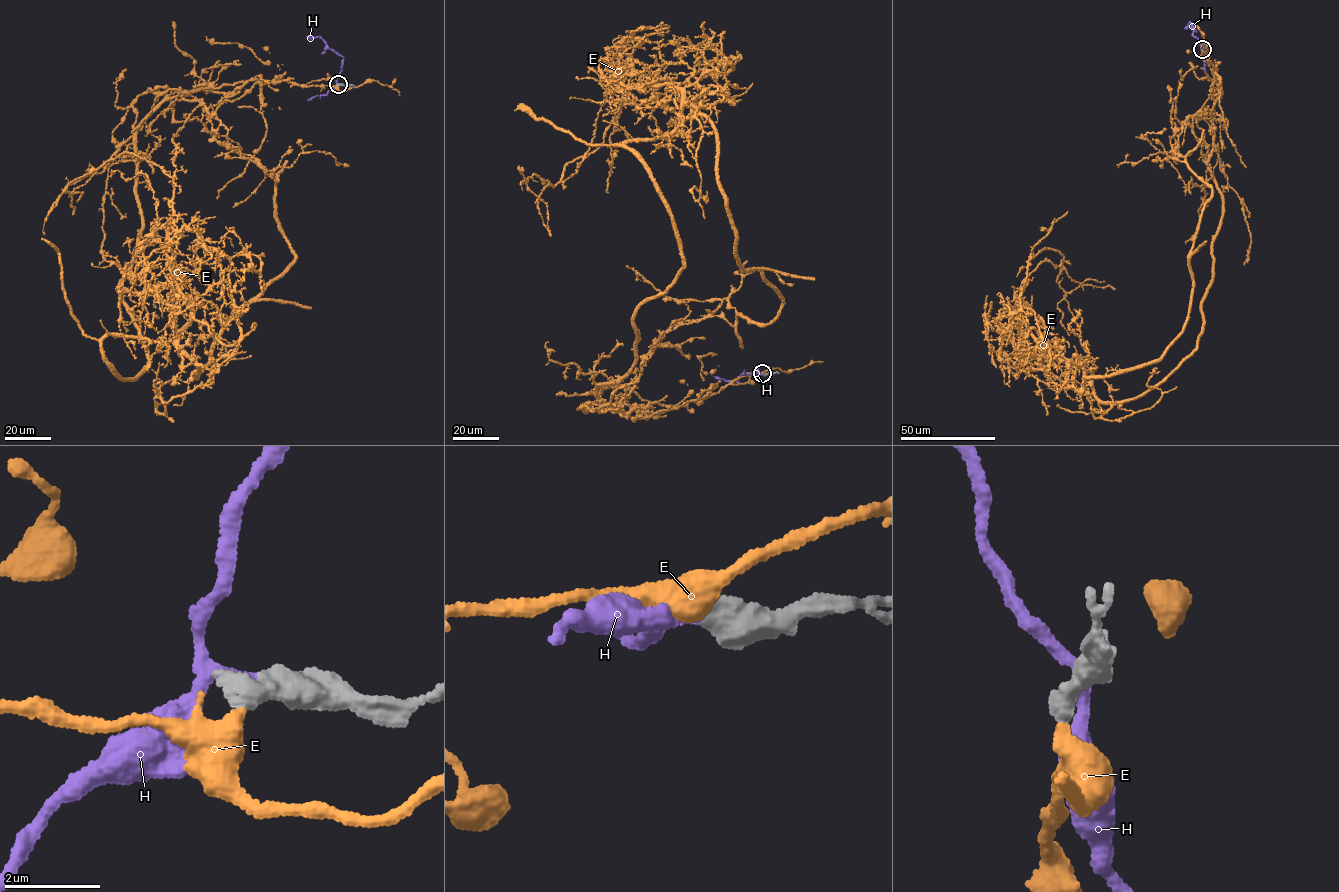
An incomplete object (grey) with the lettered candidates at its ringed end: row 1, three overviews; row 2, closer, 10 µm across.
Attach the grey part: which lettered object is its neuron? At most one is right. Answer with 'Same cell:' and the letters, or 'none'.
Same cell: H

